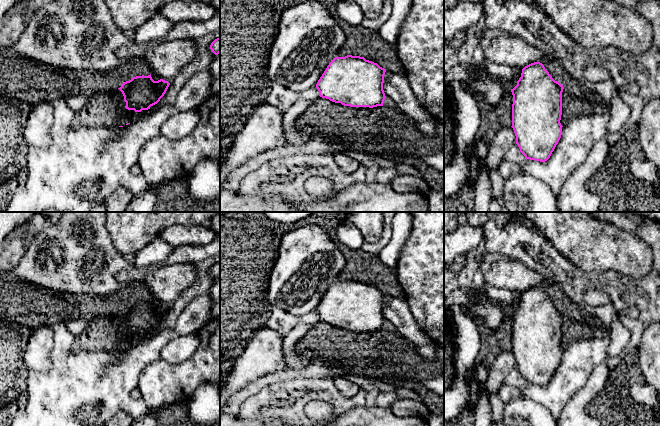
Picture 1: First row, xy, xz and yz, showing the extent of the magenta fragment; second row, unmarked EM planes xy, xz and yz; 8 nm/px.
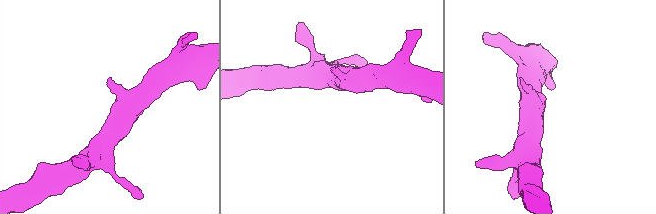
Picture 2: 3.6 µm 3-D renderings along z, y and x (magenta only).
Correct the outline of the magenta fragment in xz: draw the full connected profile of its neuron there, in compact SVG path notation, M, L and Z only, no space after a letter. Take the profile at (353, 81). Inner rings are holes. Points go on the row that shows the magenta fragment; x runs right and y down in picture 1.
M335 57L318 80L319 96L350 107L383 106L386 69L364 57Z

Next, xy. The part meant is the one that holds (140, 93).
M150 74L133 77L118 89L124 96L125 108L141 112L157 104L166 93L169 85L170 83L163 79L154 81Z

